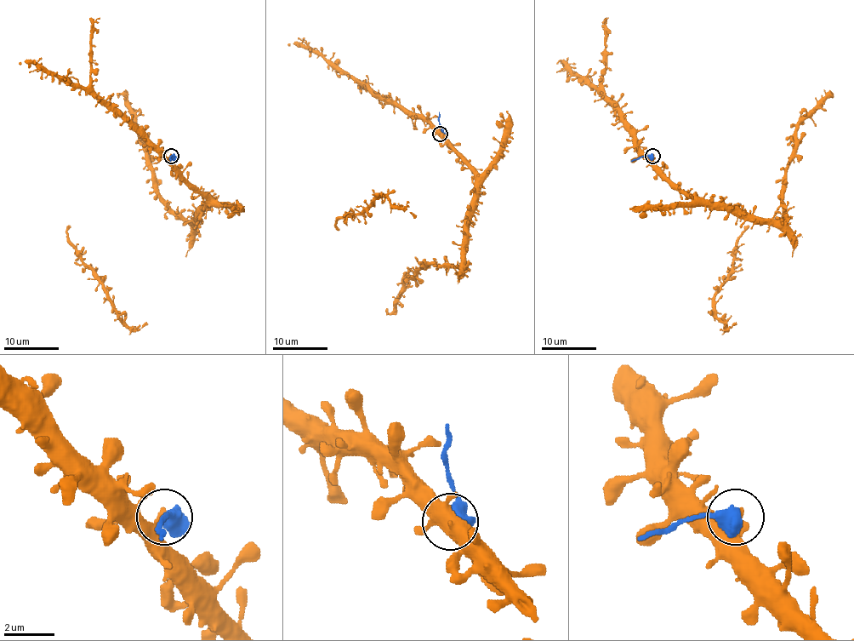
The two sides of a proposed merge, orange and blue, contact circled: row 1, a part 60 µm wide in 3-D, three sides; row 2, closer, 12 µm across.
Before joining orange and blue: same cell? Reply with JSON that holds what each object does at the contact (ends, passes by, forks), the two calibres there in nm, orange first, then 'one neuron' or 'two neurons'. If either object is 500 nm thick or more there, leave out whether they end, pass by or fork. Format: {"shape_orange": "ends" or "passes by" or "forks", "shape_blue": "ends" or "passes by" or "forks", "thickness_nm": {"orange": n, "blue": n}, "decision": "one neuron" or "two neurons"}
{"thickness_nm": {"orange": 280, "blue": 700}, "decision": "one neuron"}

